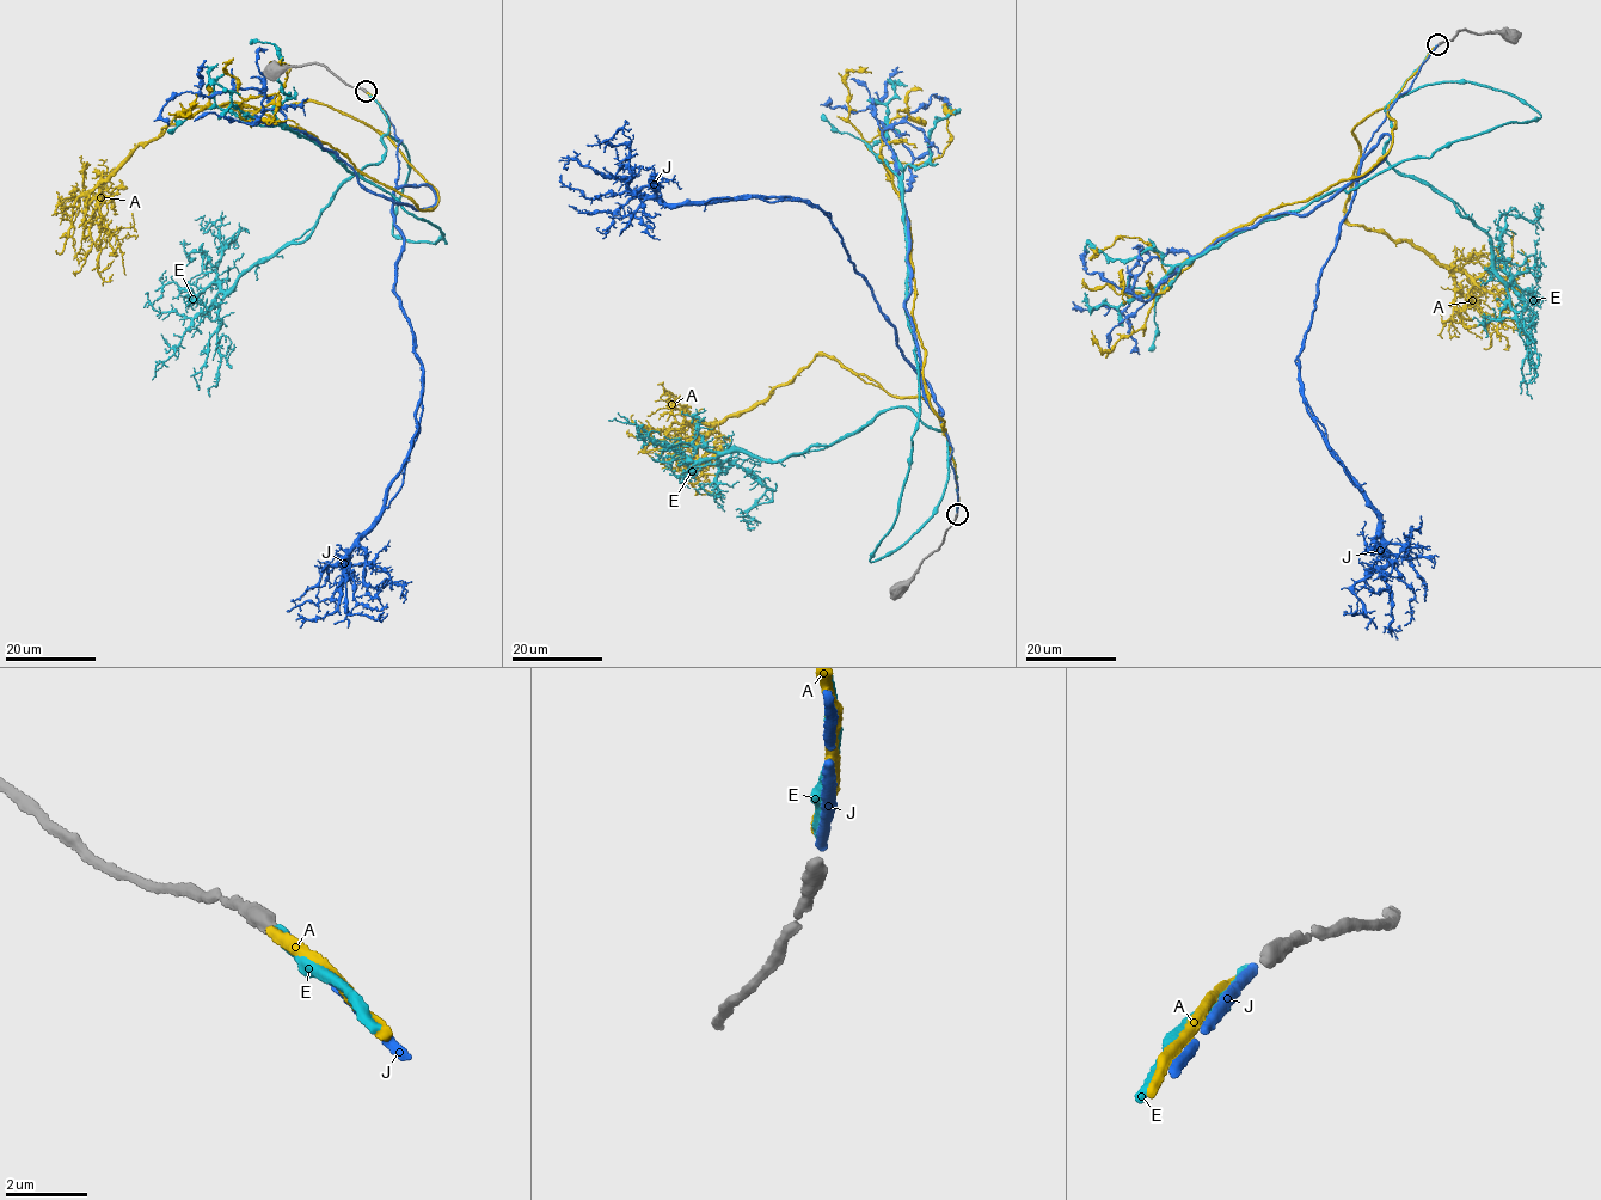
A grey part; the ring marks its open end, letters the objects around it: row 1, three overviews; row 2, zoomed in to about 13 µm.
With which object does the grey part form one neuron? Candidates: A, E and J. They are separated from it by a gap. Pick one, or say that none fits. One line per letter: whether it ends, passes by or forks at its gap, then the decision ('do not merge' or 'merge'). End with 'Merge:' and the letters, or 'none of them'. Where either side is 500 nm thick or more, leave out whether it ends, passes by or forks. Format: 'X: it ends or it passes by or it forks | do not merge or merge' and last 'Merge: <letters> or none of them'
A: it ends | do not merge
E: it ends | do not merge
J: it ends | merge
Merge: J

